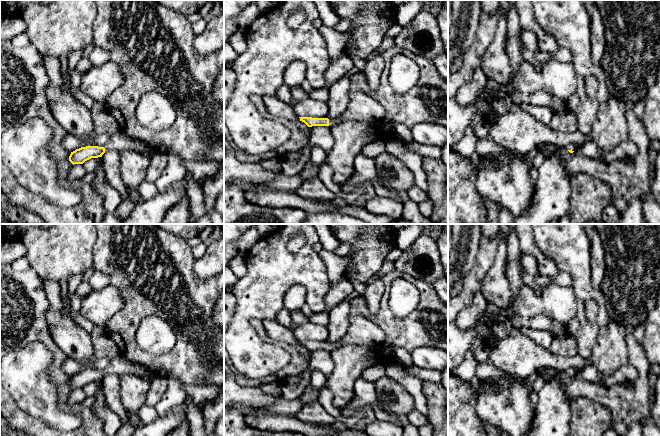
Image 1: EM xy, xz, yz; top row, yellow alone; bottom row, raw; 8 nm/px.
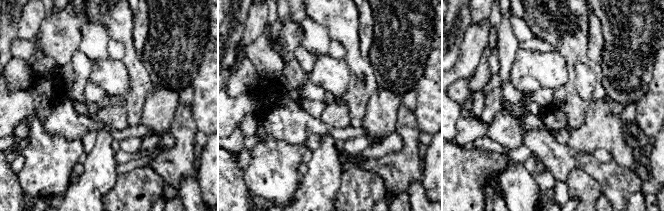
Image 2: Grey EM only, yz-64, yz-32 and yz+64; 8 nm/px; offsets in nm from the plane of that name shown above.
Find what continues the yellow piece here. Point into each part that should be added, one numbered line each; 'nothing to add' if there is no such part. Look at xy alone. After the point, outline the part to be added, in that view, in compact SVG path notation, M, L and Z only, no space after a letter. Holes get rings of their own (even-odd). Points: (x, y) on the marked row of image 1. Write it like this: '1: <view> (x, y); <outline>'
1: xy (119, 142); M120 131L116 134L111 135L109 142L104 146L105 150L116 150L118 152L123 150L134 150L151 158L156 152L154 149L150 148L146 144L131 139L121 133Z

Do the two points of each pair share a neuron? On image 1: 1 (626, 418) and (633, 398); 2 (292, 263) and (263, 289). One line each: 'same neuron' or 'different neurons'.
1: same neuron
2: same neuron

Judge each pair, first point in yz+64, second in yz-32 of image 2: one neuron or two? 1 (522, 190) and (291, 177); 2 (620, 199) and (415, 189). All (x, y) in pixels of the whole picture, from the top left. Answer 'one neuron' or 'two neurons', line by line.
1: one neuron
2: two neurons

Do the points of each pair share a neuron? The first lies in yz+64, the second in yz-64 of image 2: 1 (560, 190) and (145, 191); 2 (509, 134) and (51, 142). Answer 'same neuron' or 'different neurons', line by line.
1: different neurons
2: different neurons

